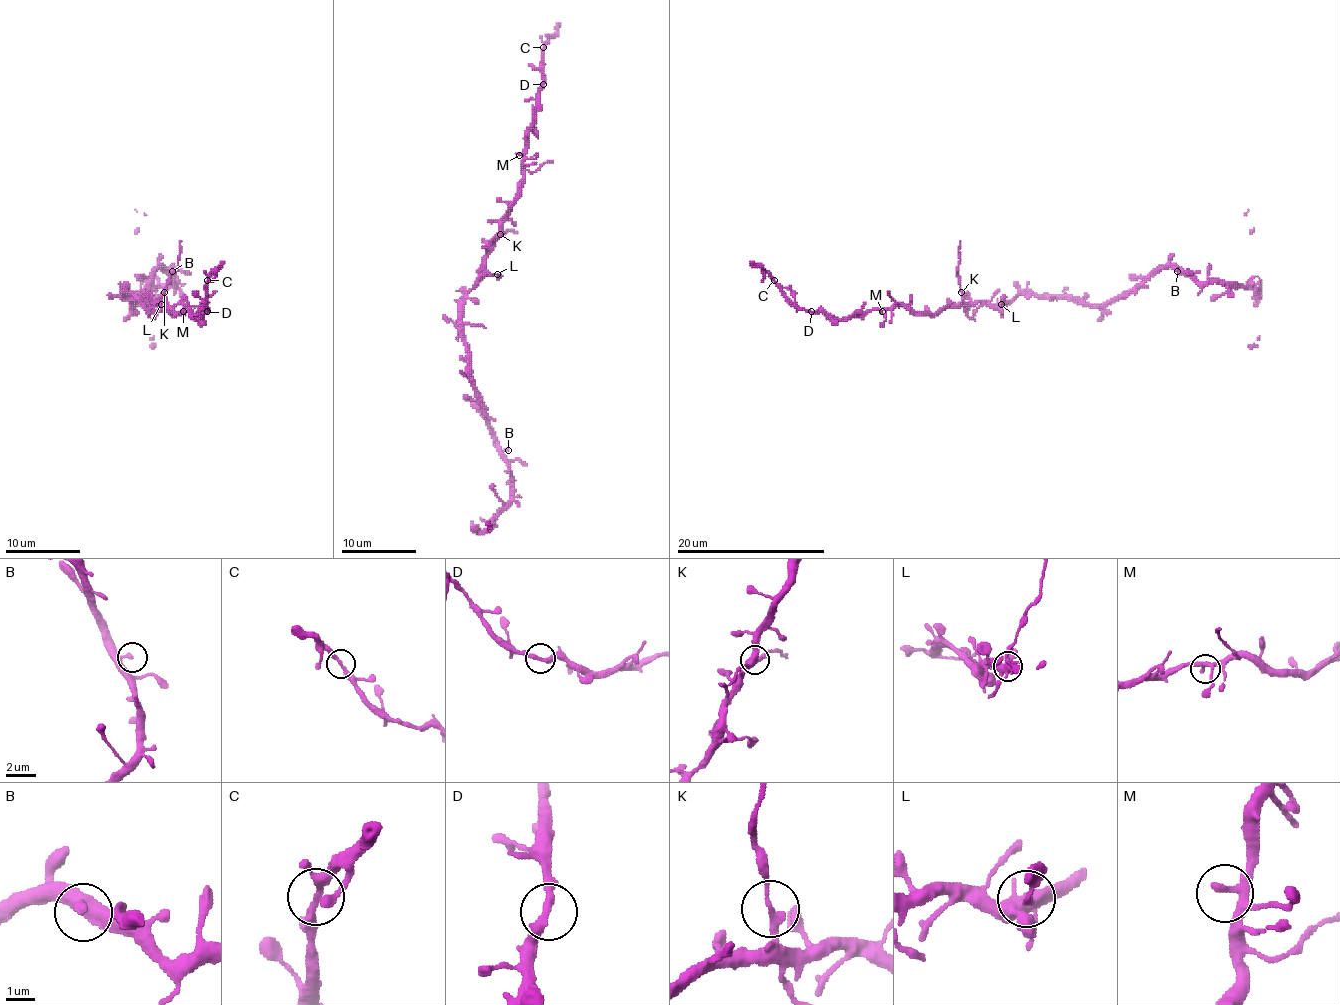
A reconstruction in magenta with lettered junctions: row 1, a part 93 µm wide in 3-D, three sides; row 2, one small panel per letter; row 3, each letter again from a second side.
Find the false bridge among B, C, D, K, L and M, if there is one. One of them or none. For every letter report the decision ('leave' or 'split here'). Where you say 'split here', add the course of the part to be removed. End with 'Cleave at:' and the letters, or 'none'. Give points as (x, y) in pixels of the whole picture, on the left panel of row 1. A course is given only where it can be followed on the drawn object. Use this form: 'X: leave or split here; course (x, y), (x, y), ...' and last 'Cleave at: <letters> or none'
B: leave
C: leave
D: leave
K: split here; course (165, 293), (166, 280), (178, 267), (181, 241)
L: leave
M: leave
Cleave at: K

